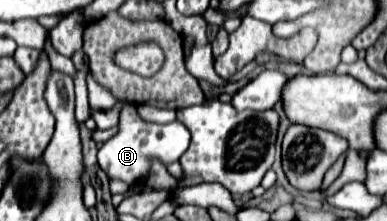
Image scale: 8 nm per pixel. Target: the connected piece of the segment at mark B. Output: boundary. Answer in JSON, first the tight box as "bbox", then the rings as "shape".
{"bbox":[98,104,190,186],"shape":[[[134,104],[124,106],[118,126],[120,126],[120,132],[114,138],[110,138],[108,142],[104,142],[102,148],[98,150],[98,164],[110,178],[118,178],[130,186],[144,180],[152,158],[160,158],[164,164],[176,162],[176,160],[180,160],[180,156],[186,152],[186,148],[190,144],[190,132],[184,124],[180,124],[178,120],[170,122],[170,124],[144,122],[138,116]]]}

